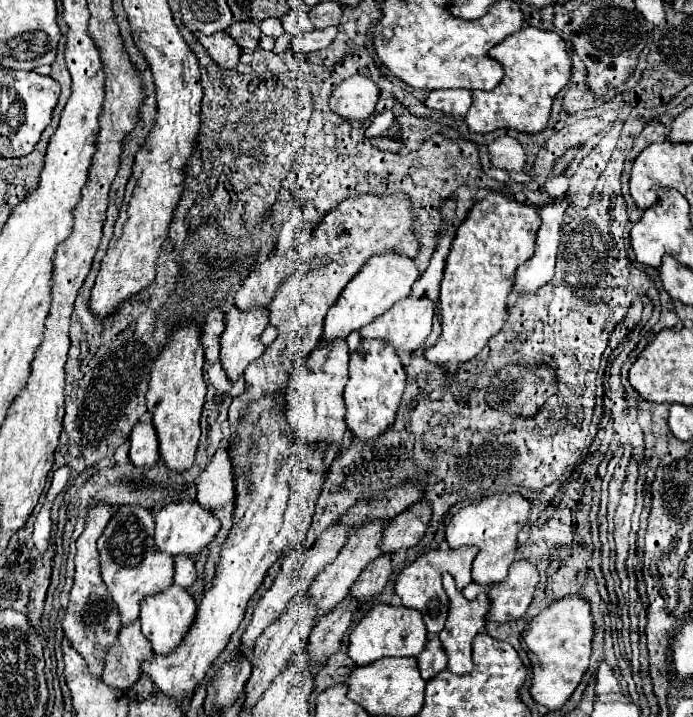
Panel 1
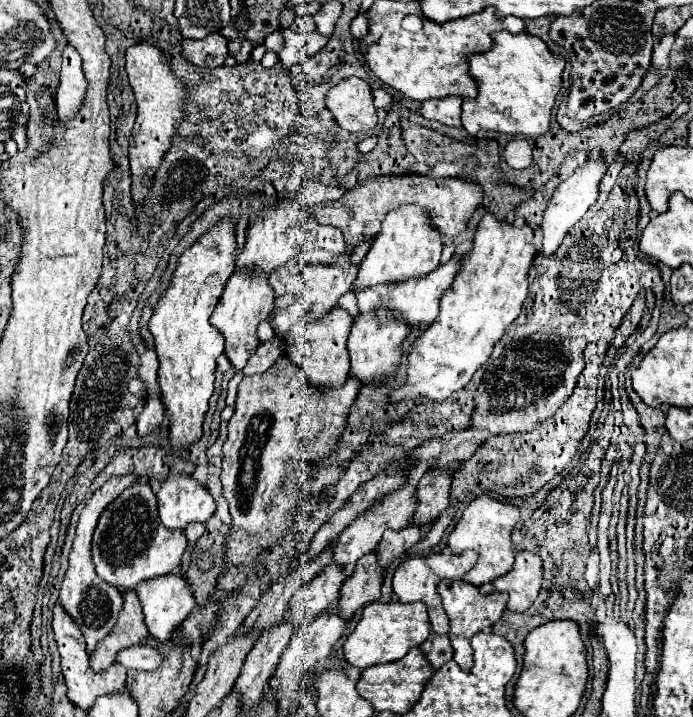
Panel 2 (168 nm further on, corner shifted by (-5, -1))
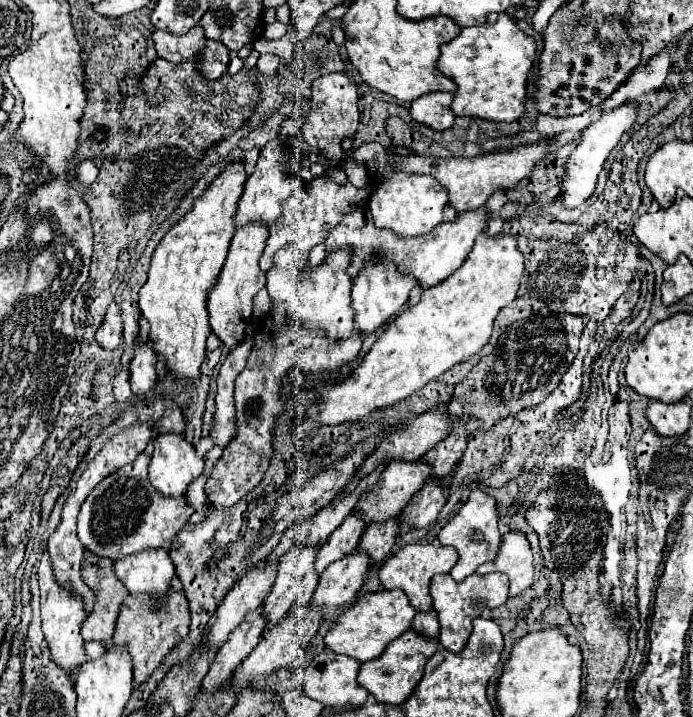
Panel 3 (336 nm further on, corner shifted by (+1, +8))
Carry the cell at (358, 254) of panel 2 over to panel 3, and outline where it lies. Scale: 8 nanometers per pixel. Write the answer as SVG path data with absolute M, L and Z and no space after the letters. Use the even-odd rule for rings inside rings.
M362 206L356 212L344 216L342 222L334 230L330 230L324 246L326 246L328 254L336 252L338 248L350 248L352 262L346 272L352 280L356 280L358 274L362 272L362 268L368 266L372 260L388 258L392 264L396 264L396 268L402 274L410 274L414 278L414 282L426 290L426 288L432 288L434 284L442 284L442 280L446 280L446 276L450 276L464 264L470 248L474 246L474 240L486 228L486 222L488 222L486 214L488 214L486 208L468 210L468 212L458 214L454 222L438 224L438 228L426 236L402 240L400 236L394 236L394 232L390 232L390 230L378 230L372 222L368 206Z

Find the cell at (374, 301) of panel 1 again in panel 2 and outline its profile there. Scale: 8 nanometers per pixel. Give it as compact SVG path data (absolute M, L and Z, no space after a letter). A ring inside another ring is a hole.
M400 205L398 209L384 217L382 229L376 235L372 249L368 251L360 265L358 279L354 281L352 291L420 277L422 273L436 269L436 265L440 263L440 253L442 253L442 233L436 231L436 227L432 225L428 209L422 209L418 205Z

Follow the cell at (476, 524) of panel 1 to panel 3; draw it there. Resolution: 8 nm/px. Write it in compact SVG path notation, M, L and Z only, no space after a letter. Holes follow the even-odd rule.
M472 490L468 500L462 504L458 514L450 518L450 522L438 532L438 540L442 546L452 546L458 550L460 558L456 566L450 570L450 576L454 580L464 580L466 576L474 574L476 568L484 562L492 562L494 556L498 556L498 548L502 542L502 536L498 532L498 508L496 500L482 490Z

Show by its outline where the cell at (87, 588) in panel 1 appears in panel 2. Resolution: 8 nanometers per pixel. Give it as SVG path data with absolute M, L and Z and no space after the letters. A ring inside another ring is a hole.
M134 473L110 477L98 491L94 491L94 495L86 501L86 505L84 505L84 509L80 513L78 527L76 527L76 539L74 539L70 555L68 555L68 571L66 571L64 581L60 585L60 603L64 605L66 613L74 619L74 623L78 625L78 629L82 631L82 635L86 637L88 653L92 653L92 649L96 647L96 643L100 639L104 639L106 633L112 631L112 625L116 623L116 617L120 613L120 603L122 603L122 597L118 593L118 589L112 587L112 585L108 585L106 581L102 581L96 575L92 559L88 557L88 545L92 541L92 529L96 529L96 521L98 521L100 513L104 511L104 505L108 505L108 501L114 501L114 497L118 497L118 493L122 493L136 479L138 477Z

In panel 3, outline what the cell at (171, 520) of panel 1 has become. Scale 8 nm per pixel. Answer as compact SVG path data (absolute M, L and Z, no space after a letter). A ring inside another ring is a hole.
M164 434L152 440L154 454L148 466L150 484L166 498L186 496L190 484L204 472L204 460L184 436Z

